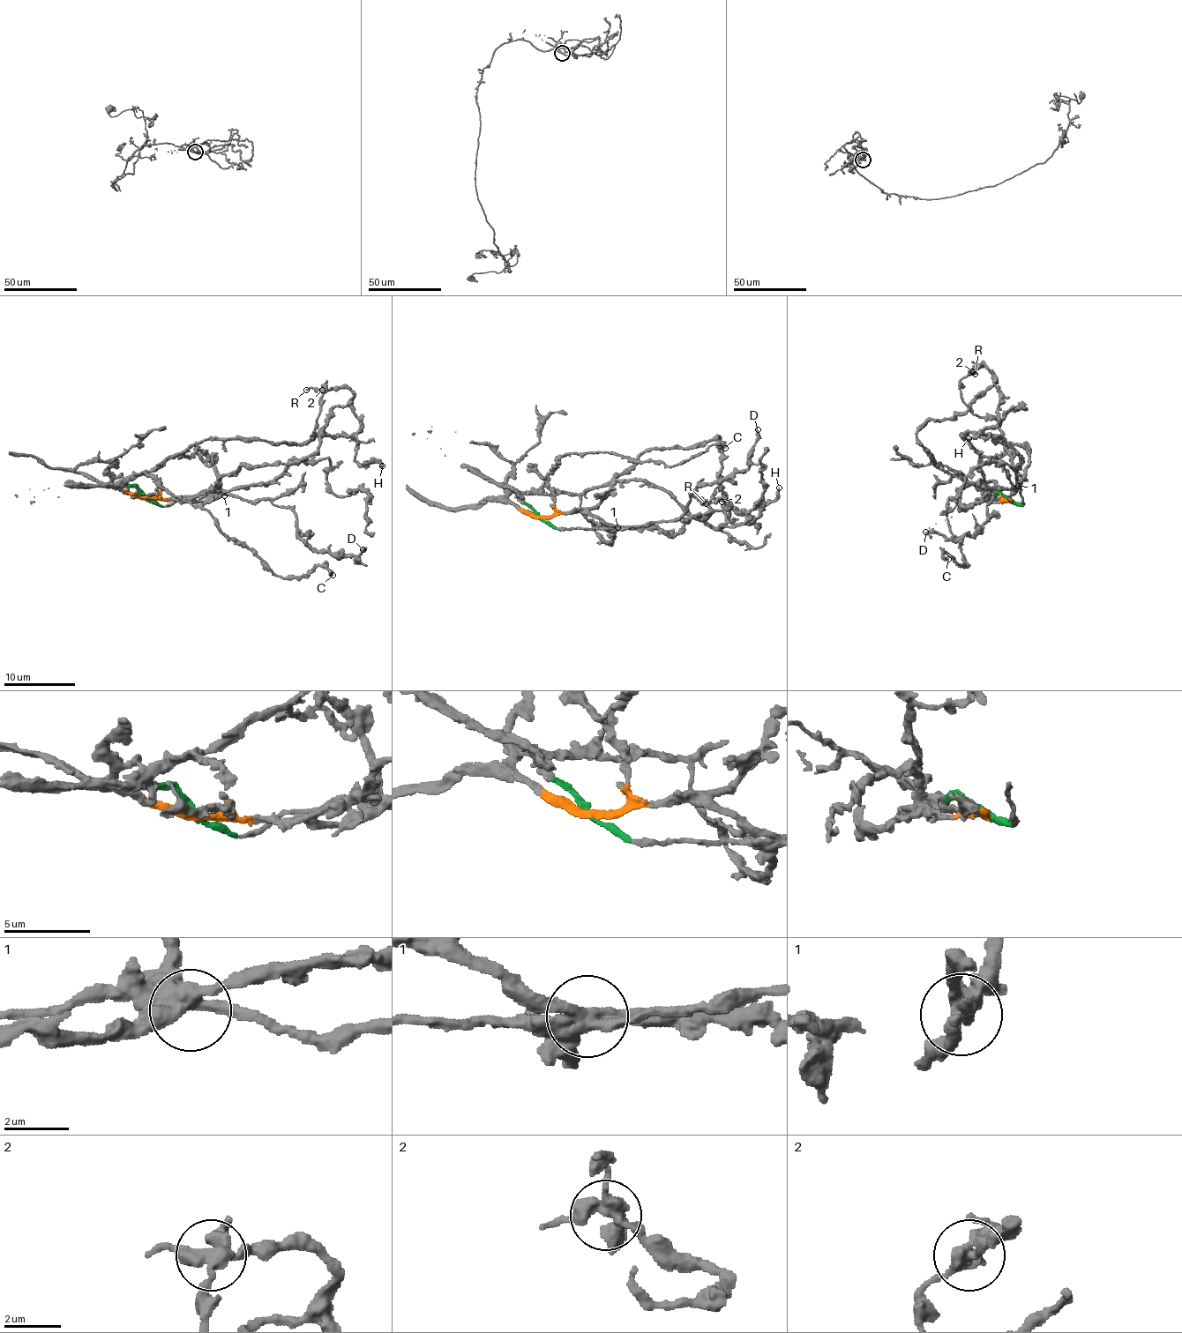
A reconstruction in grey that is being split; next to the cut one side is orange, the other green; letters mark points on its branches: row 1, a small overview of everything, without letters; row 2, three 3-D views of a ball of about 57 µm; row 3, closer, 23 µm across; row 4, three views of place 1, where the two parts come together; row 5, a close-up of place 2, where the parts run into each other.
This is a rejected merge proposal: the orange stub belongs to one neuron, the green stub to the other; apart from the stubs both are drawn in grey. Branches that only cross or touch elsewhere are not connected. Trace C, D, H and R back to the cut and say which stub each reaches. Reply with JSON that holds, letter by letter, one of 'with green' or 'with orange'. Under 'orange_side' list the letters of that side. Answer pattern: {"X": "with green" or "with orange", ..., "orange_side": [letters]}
{"C": "with green", "D": "with orange", "H": "with orange", "R": "with orange", "orange_side": ["D", "H", "R"]}

